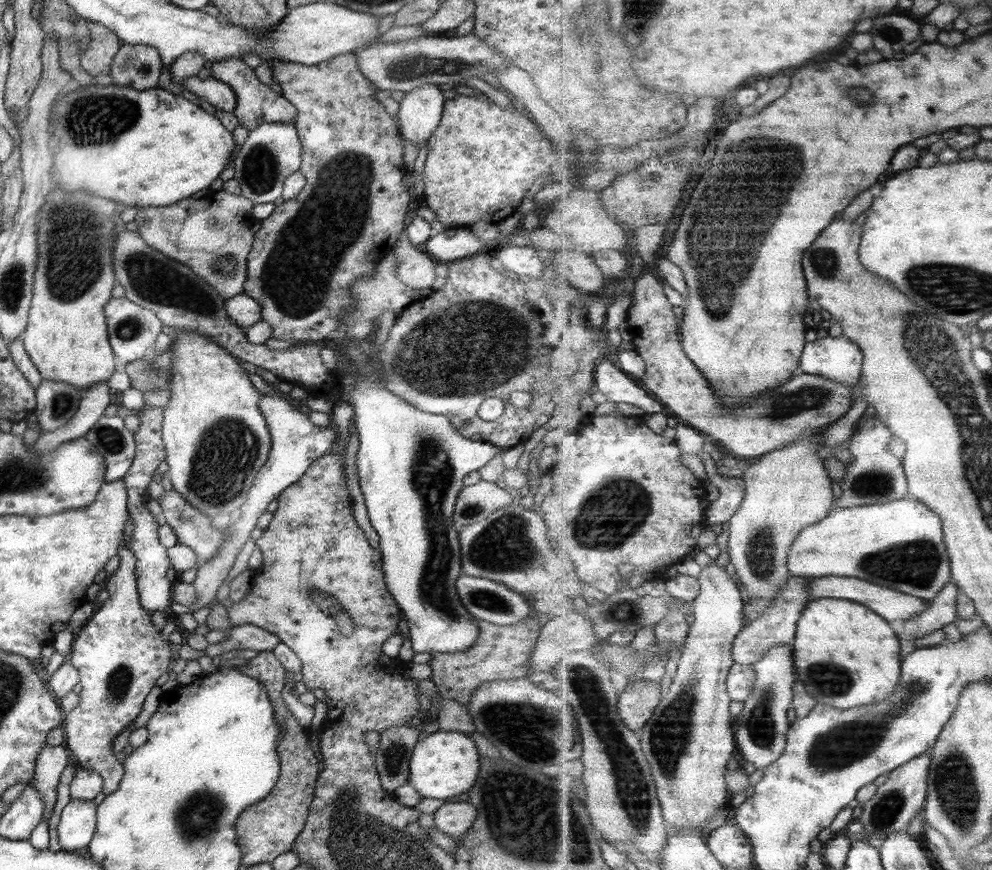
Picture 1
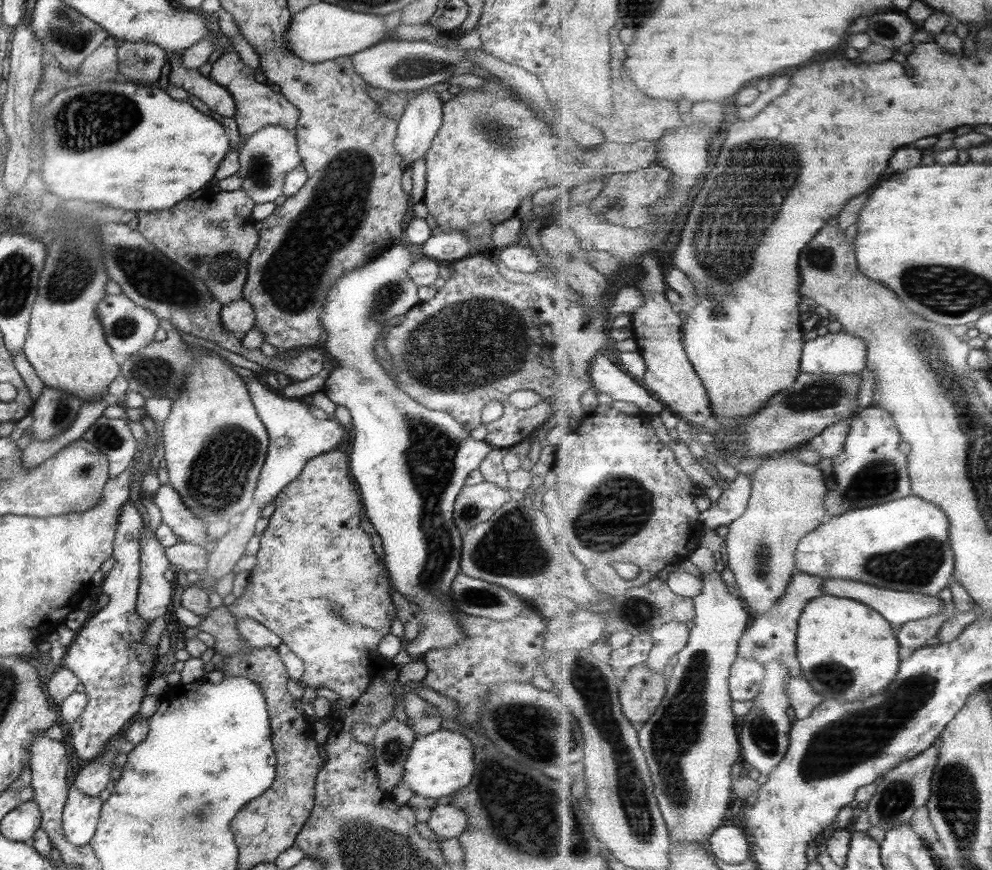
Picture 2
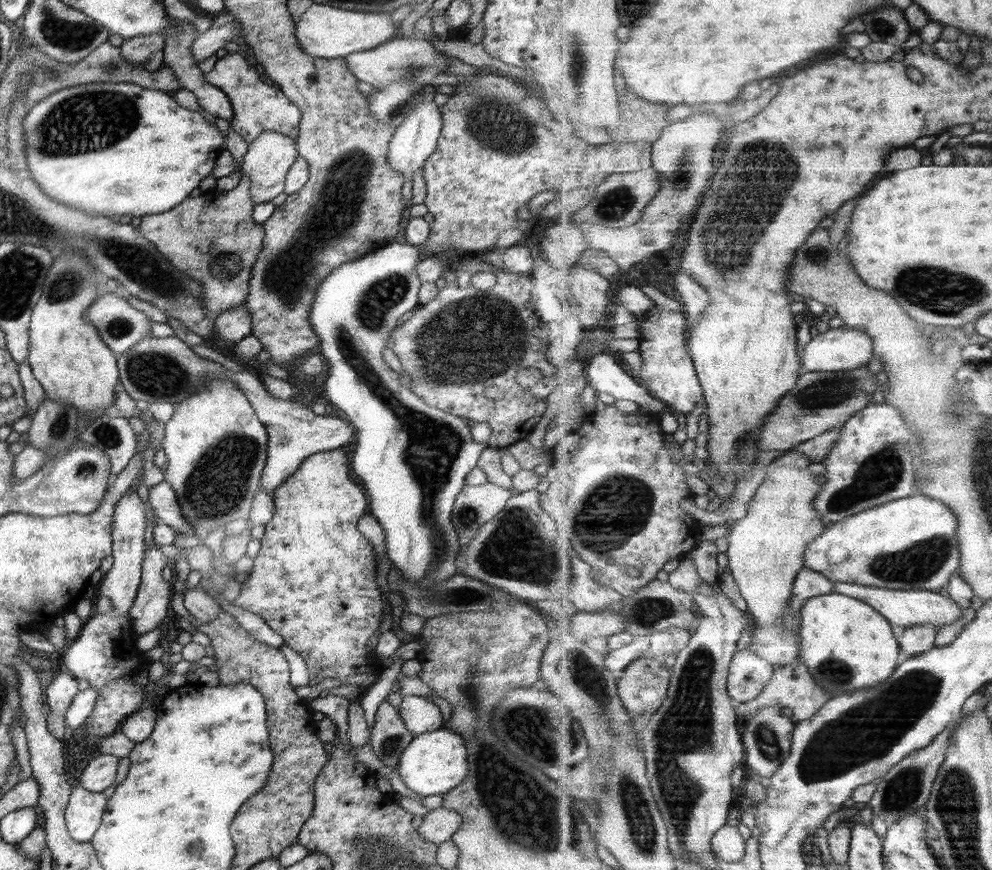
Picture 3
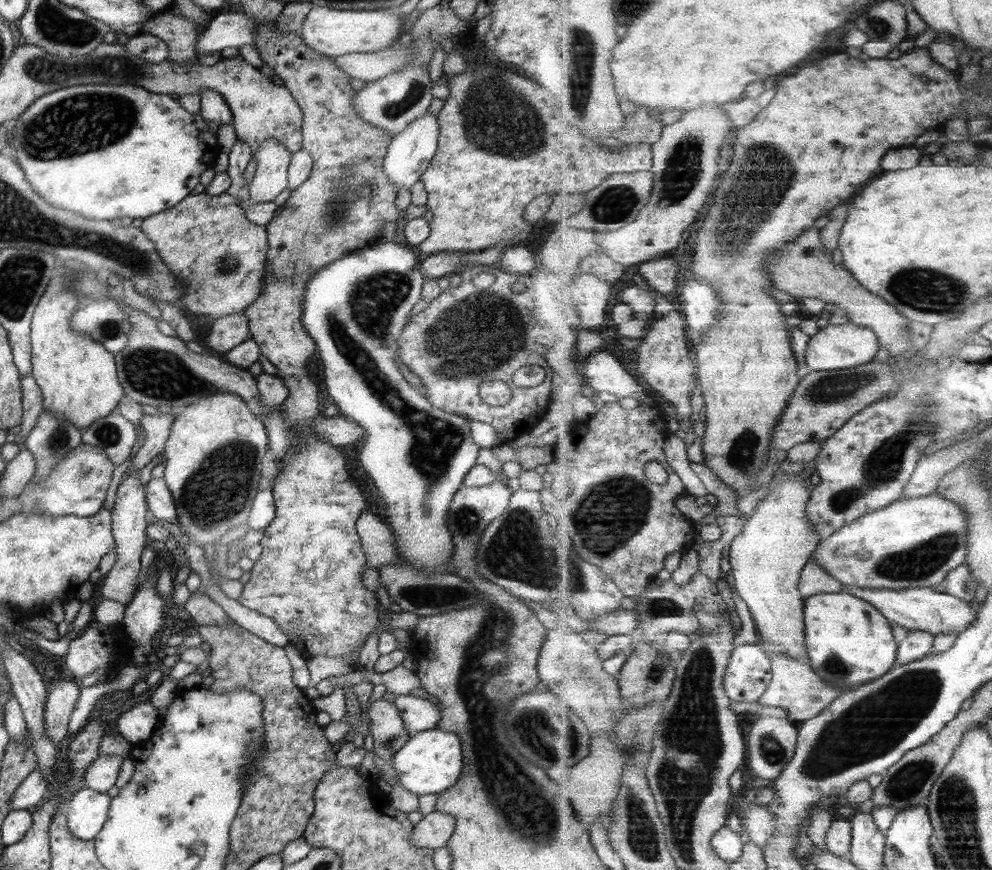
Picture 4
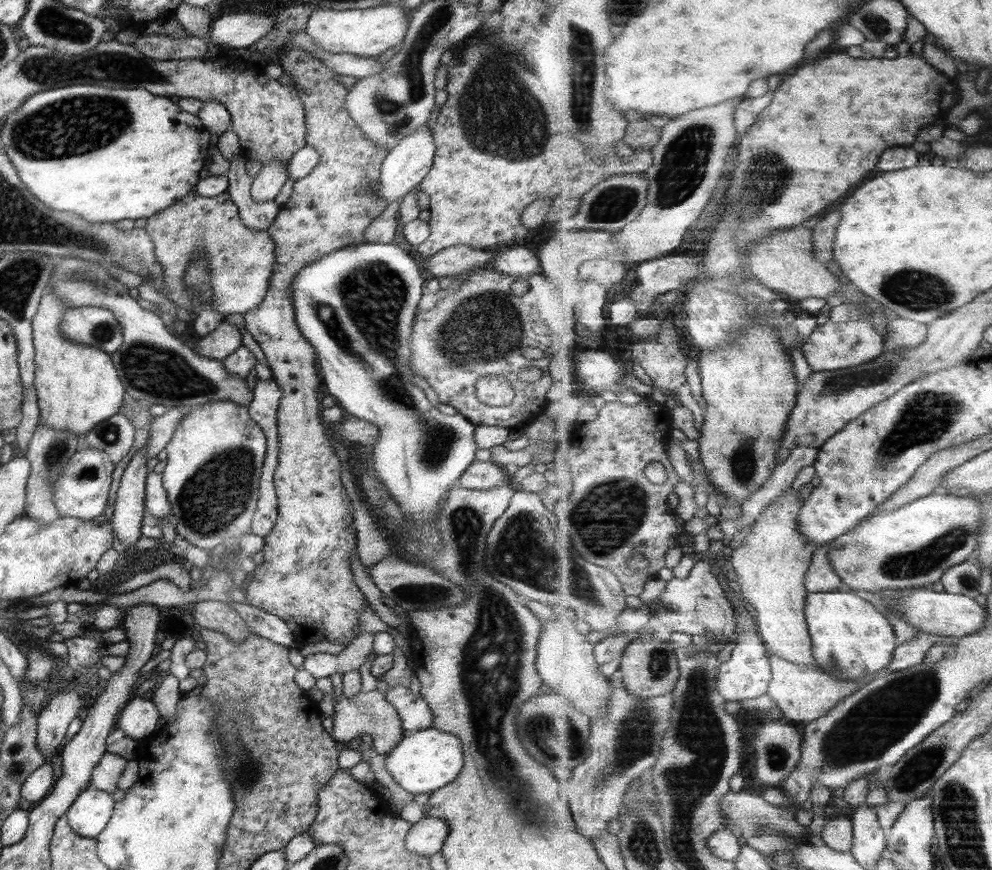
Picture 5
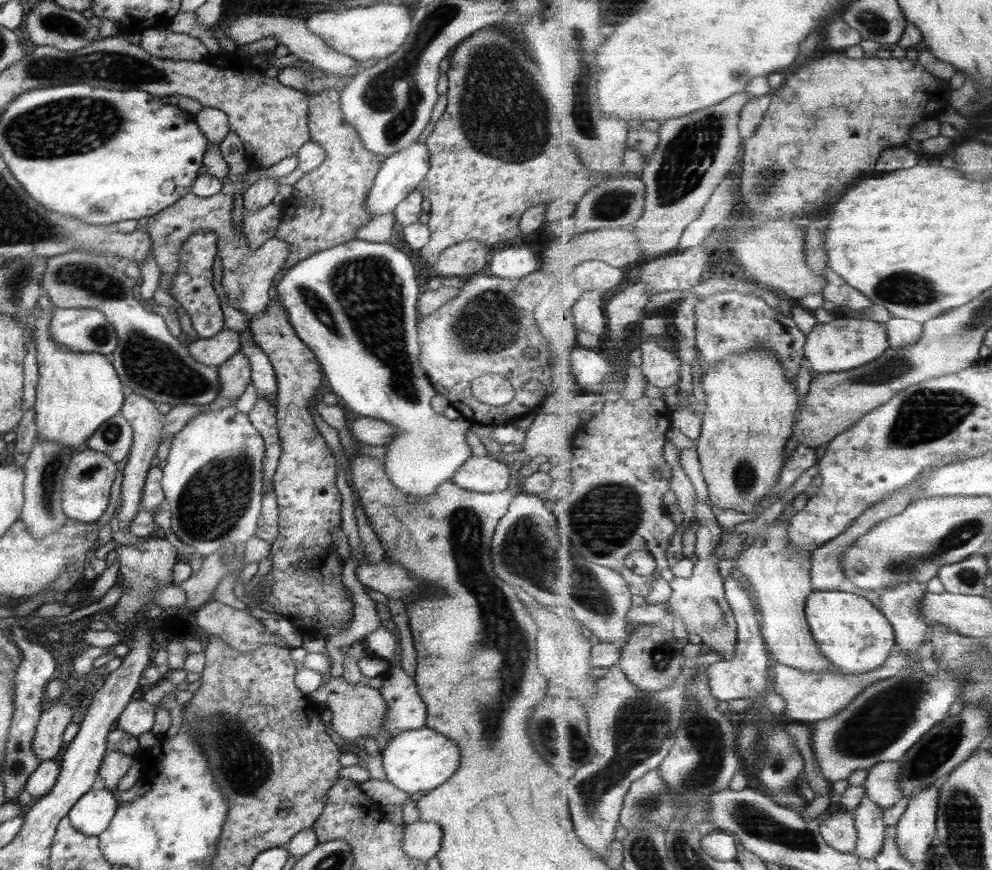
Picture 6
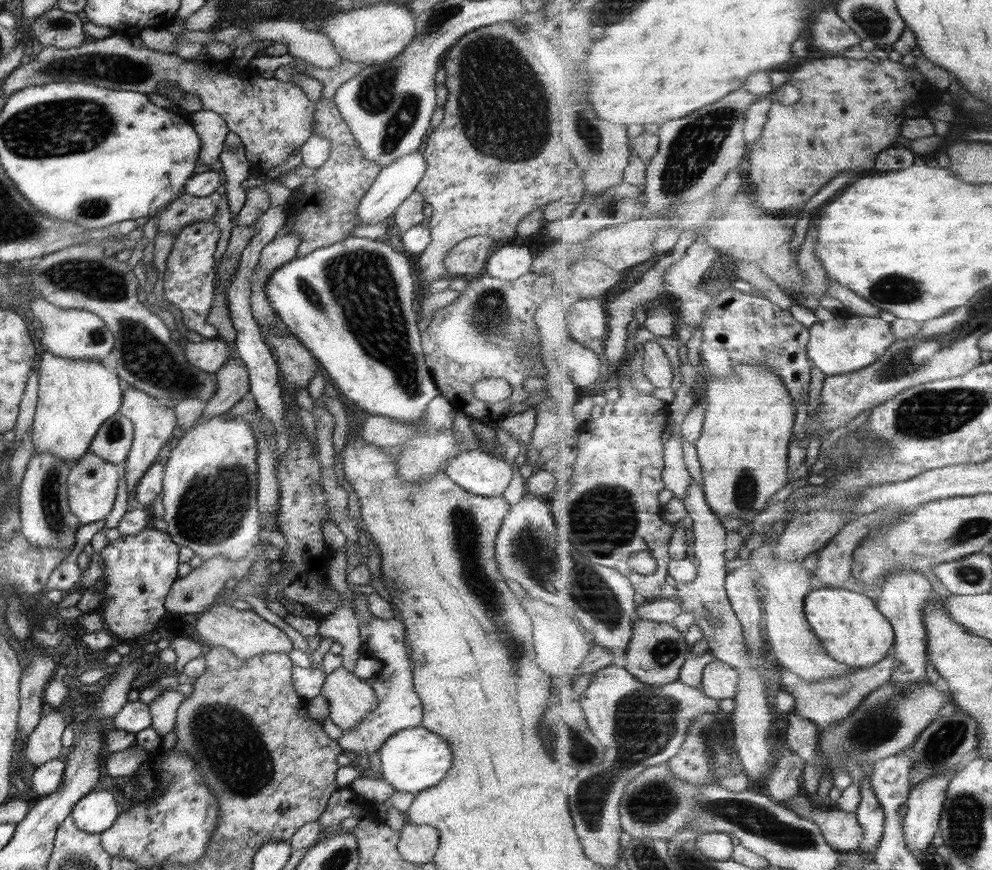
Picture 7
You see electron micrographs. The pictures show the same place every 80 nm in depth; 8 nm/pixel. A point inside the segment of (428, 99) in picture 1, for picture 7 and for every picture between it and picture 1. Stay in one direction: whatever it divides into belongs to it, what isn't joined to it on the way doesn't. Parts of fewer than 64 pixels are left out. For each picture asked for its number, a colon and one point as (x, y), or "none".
2: (422, 116)
3: (413, 141)
4: (409, 153)
5: (403, 167)
6: (400, 173)
7: (395, 182)

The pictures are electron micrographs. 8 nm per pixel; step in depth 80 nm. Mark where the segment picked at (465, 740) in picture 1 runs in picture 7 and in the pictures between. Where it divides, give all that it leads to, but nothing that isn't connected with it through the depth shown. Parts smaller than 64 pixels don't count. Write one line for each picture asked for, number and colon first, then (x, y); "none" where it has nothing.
2: (437, 764)
3: (434, 762)
4: (430, 761)
5: (420, 762)
6: (419, 760)
7: (413, 759)

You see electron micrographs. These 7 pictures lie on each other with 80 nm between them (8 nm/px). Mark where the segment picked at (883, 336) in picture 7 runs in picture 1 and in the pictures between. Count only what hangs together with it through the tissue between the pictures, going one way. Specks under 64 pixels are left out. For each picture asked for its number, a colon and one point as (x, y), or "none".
1: (839, 358)
2: (835, 353)
3: (844, 348)
4: (844, 346)
5: (831, 346)
6: (846, 343)

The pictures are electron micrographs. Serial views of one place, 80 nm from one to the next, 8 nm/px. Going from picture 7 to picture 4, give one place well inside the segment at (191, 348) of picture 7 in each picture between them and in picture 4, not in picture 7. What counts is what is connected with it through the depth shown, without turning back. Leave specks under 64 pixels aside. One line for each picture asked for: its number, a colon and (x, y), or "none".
4: (230, 330)
5: (225, 339)
6: (213, 351)

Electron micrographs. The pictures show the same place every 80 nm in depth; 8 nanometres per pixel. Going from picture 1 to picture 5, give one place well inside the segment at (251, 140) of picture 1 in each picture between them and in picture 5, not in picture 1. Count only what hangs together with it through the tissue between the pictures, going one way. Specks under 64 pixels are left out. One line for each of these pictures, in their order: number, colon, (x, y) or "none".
2: (264, 158)
3: (268, 157)
4: (271, 159)
5: (266, 183)

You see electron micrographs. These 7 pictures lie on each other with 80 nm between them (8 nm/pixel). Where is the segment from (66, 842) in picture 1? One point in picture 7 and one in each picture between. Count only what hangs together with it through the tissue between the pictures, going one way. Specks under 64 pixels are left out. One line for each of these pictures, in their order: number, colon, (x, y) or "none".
2: (80, 814)
3: (83, 813)
4: (86, 811)
5: (88, 814)
6: (90, 815)
7: (95, 812)

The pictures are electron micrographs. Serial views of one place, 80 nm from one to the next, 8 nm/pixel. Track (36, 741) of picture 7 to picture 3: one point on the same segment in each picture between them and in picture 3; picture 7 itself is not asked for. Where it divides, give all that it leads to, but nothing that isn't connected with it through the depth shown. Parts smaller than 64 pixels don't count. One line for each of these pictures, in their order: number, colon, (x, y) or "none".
3: (58, 694)
4: (60, 701)
5: (51, 721)
6: (46, 742)

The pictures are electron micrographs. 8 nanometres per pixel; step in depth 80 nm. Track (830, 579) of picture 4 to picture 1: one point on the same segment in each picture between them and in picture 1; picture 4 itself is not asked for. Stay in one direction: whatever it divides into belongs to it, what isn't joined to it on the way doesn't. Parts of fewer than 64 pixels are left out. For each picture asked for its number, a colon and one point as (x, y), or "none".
1: (778, 624)
2: (773, 636)
3: (809, 583)

